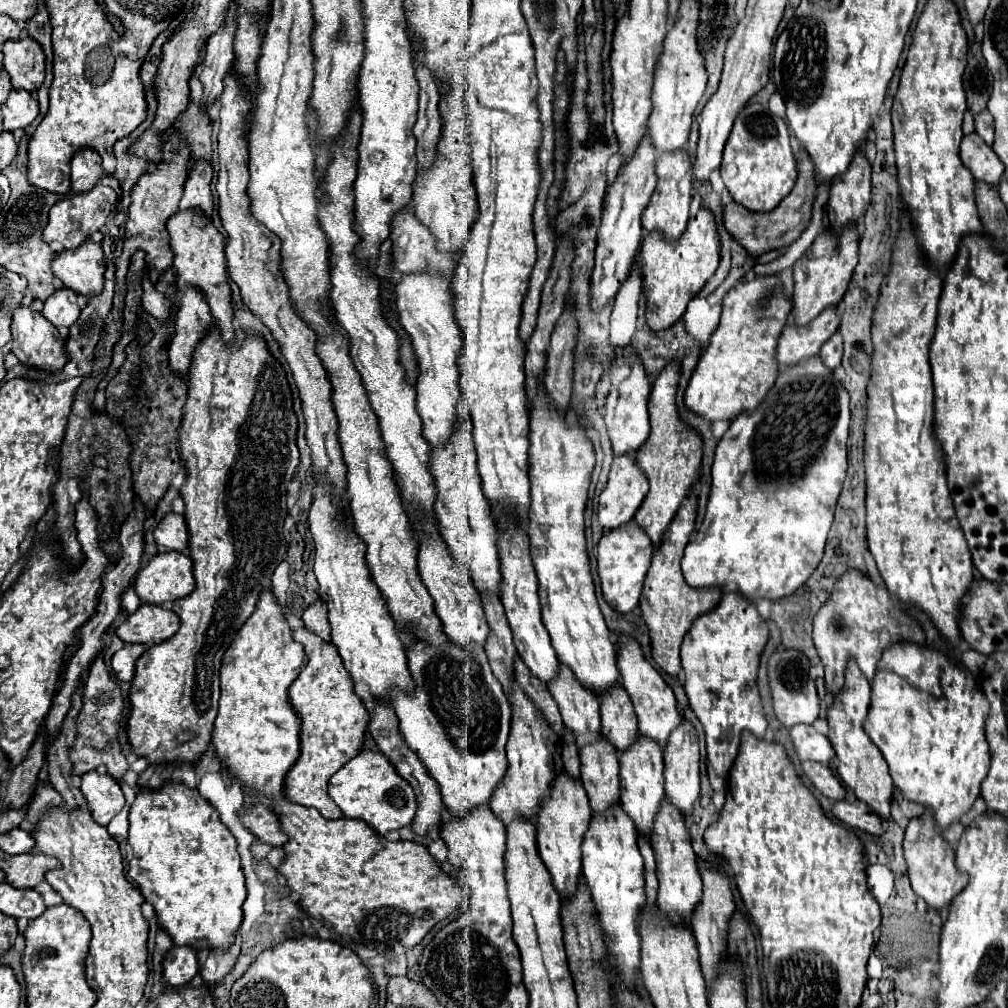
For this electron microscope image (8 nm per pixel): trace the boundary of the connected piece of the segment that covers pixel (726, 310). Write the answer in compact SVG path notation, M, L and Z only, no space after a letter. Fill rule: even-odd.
M777 276L755 278L751 282L731 288L723 302L721 322L713 334L705 352L701 352L699 364L685 390L685 408L691 414L705 418L707 422L733 420L743 412L753 412L763 402L765 394L773 388L777 378L775 348L777 338L791 312L791 302L781 292L781 280ZM767 292L775 292L767 308L759 308L759 298Z

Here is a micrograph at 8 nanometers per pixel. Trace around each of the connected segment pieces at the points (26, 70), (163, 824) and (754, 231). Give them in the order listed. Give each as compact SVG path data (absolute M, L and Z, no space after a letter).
M33 38L9 40L3 44L3 68L11 74L13 88L35 92L45 78L45 54Z
M171 782L157 792L143 790L137 794L129 812L129 844L133 848L129 876L137 882L145 900L155 908L161 930L165 930L175 944L163 960L163 980L169 988L187 986L199 972L195 950L229 950L243 922L241 906L247 898L247 888L235 836L221 822L217 810L203 800L197 790Z
M801 152L799 158L799 178L793 186L793 192L771 212L749 212L745 208L741 208L737 202L727 202L723 206L723 222L727 232L751 254L751 256L761 256L769 250L779 250L789 246L793 240L797 240L801 236L801 232L807 228L809 218L811 218L811 204L817 192L815 186L815 174L813 174L813 164L811 160L805 156L805 152Z

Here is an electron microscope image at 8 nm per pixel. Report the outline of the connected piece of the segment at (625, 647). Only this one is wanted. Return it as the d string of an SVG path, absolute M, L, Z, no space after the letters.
M619 636L617 644L621 646L619 654L617 654L617 666L621 670L621 684L627 690L627 694L631 696L631 702L635 706L635 712L639 718L639 732L645 738L655 740L661 748L665 748L669 734L683 722L683 716L677 710L677 700L673 696L673 690L665 684L663 676L643 658L643 652L641 652L637 640Z

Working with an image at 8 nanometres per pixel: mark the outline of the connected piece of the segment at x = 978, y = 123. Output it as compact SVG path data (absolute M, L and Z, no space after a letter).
M983 110L981 114L975 116L975 132L983 138L983 142L987 146L993 146L993 116L989 114L989 110Z

